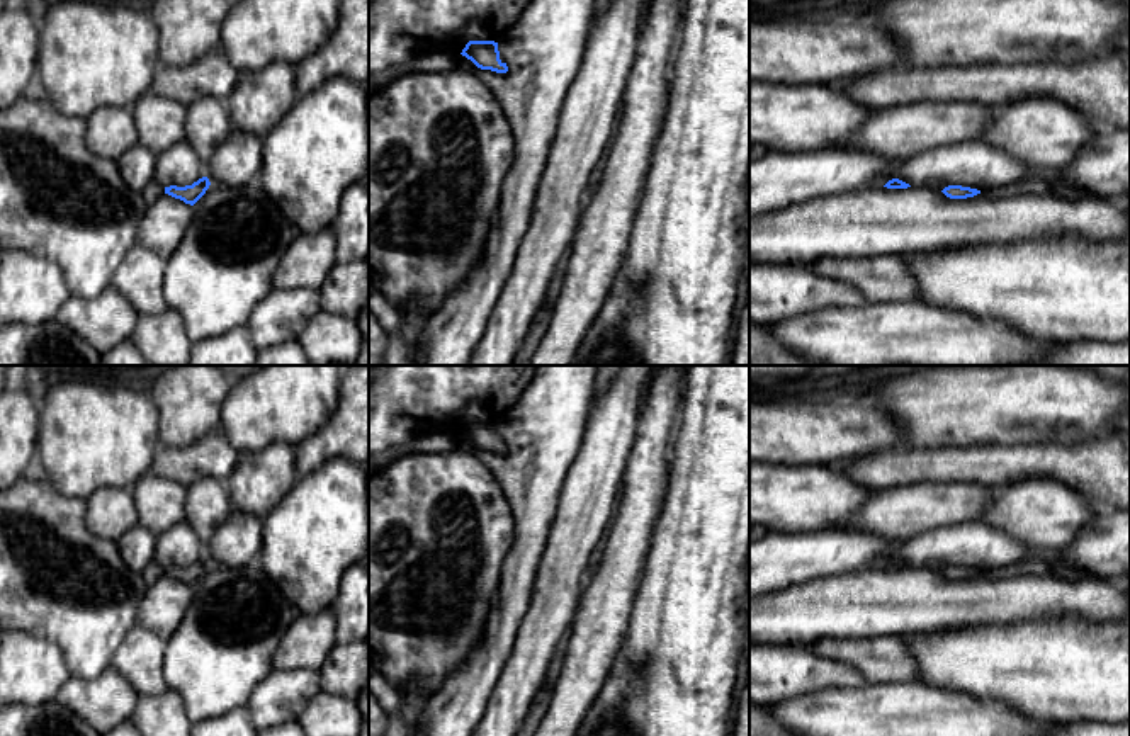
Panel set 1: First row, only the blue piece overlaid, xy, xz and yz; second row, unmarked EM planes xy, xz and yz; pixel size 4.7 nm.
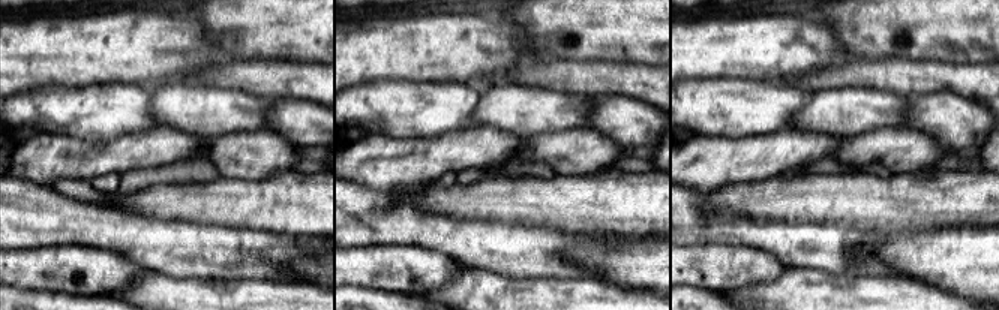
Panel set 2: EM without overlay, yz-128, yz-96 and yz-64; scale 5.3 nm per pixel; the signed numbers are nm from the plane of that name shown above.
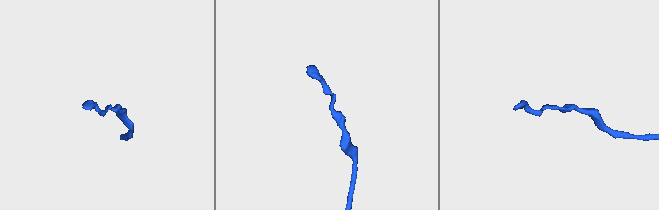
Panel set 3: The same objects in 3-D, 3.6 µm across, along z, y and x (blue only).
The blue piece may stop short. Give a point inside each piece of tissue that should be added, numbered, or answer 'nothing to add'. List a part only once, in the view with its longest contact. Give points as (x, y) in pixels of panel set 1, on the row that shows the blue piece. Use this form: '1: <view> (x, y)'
nothing to add

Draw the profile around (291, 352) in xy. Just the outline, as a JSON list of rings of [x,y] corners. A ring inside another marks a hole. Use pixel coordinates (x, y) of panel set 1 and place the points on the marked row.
[[[291,340],[277,347],[258,350],[258,357],[253,365],[311,365],[311,364],[299,342]]]

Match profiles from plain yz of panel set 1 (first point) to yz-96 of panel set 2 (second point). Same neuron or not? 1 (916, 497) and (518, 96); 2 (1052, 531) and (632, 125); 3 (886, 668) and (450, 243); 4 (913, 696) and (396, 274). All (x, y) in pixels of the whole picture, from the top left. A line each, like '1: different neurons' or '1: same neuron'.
1: same neuron
2: same neuron
3: same neuron
4: different neurons

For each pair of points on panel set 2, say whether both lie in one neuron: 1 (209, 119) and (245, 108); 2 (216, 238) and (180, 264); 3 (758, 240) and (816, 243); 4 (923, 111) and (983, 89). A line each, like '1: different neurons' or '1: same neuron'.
1: same neuron
2: same neuron
3: same neuron
4: different neurons

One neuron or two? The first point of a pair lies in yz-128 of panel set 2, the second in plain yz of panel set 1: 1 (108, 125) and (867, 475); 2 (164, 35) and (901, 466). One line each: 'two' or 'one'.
1: two
2: two

